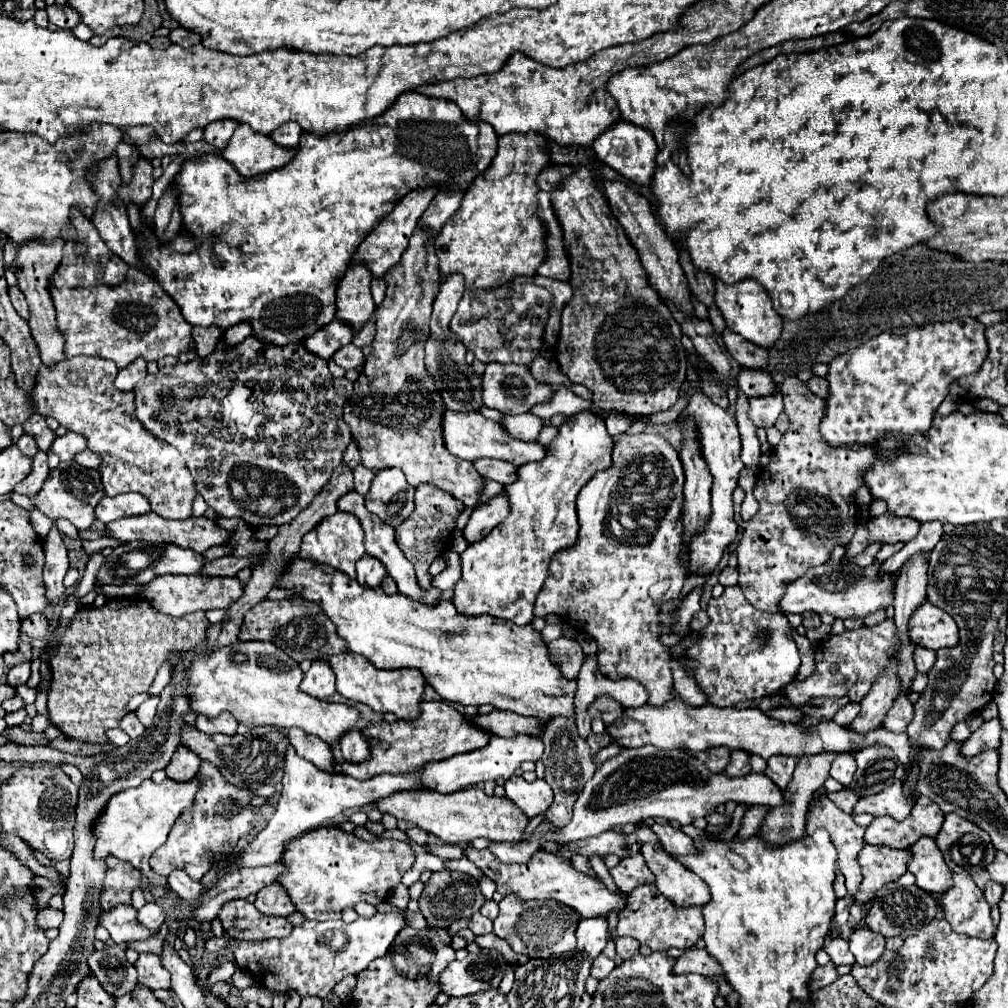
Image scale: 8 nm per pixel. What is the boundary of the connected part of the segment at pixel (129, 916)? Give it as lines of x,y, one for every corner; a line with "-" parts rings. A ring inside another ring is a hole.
117,904
113,906
113,910
101,914
99,926
103,926
109,932
115,944
131,942
131,940
147,940
149,936
153,936
153,934
145,934
145,930
137,926
135,916
137,916
137,910
133,906

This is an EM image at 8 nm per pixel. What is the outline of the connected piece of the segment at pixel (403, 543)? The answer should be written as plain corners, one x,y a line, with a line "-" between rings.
429,484
417,486
417,490
415,490
415,510
401,526
397,526
395,542
401,548
401,552
405,554
405,558
415,566
419,586
431,586
431,576
429,576
427,568
447,548
445,546
447,538
455,530
457,514
463,508
465,506
461,502
457,502
451,494
445,494
443,490
437,490
435,486
429,486

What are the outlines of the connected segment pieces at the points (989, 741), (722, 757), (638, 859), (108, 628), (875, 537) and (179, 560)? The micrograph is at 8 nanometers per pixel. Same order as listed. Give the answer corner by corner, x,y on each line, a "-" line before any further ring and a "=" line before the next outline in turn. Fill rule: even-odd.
989,720
987,724
981,724
969,740
965,740
959,748
959,754
969,758
969,756
975,756
975,754
981,754
983,750
991,750
991,748
997,748
999,746
999,740
1001,740
1001,726
995,720
=
719,746
719,748
709,748
709,750
703,750
701,754
697,754
697,758
701,758
701,762
705,762
705,766
711,770
711,772
723,772
729,764
729,754
731,750
727,746
=
643,854
623,858
615,868
609,870
609,874
623,894
629,894
629,890
637,888
639,884
653,882
653,872
645,866
=
137,598
109,600
101,610
93,606
77,610
61,638
61,644
55,648
55,654
49,660
53,680
47,708
51,722
69,738
83,742
107,742
105,730
119,724
131,696
145,692
151,686
159,666
165,662
165,654
169,650
189,650
205,644
209,626
211,622
207,620
205,612
201,612
201,616
169,618
159,614
149,602
=
889,514
871,518
867,522
867,544
879,542
879,544
893,544
893,542
909,542
919,532
919,522
913,522
913,518
889,518
=
179,548
171,550
169,560
173,564
173,574
197,574
199,568
205,564
201,554
193,552
193,550
179,550

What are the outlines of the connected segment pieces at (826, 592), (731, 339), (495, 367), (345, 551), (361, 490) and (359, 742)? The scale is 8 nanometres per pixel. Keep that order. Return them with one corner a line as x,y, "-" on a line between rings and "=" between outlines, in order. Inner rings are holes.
849,562
839,564
821,564
817,568
807,570
795,582
791,582
779,600
779,610
783,614
831,614
833,618
865,618
879,608
887,608
893,602
891,592
891,576
877,578
879,564
871,564
865,570
857,570
857,566
849,566
=
729,328
723,330
723,340
727,350
731,352
731,356
747,368
755,368
755,370
765,370
765,358
767,358
767,350
763,346
757,346
745,338
741,338
739,334
733,334
=
487,364
481,388
483,388
483,404
487,408
499,410
501,414
529,412
535,404
549,402
553,396
553,388
549,384
533,380
527,366
513,366
513,364
=
335,512
333,516
323,518
311,532
303,536
303,544
299,550
301,558
311,558
319,564
329,564
347,576
355,578
355,562
365,554
363,550
363,528
357,516
349,512
=
361,464
355,468
355,472
353,472
353,476
355,476
355,492
357,494
361,494
361,496
365,496
367,492
369,492
369,486
371,486
371,480
373,480
373,472
371,470
365,470
=
349,730
343,734
341,750
343,750
343,758
349,762
363,762
365,758
369,758
367,742
357,730

